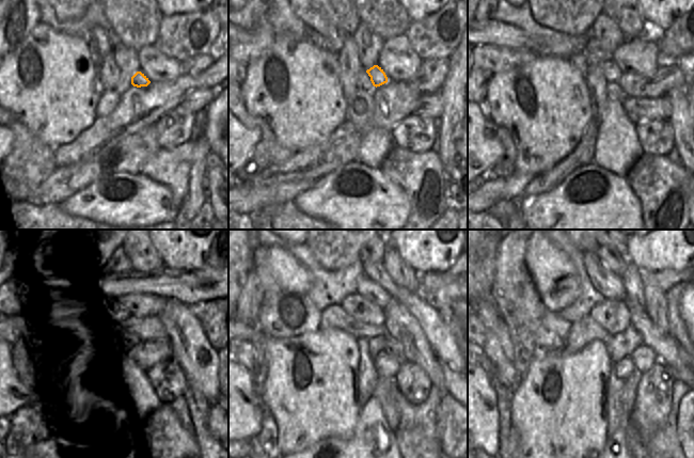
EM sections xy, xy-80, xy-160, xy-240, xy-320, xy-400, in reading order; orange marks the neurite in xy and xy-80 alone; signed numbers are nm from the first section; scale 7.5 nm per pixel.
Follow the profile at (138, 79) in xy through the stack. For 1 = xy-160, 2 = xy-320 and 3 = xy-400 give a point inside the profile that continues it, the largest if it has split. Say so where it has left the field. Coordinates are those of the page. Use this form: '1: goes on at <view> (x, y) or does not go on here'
1: goes on at xy-160 (593, 51)
2: goes on at xy-320 (359, 308)
3: goes on at xy-400 (612, 315)

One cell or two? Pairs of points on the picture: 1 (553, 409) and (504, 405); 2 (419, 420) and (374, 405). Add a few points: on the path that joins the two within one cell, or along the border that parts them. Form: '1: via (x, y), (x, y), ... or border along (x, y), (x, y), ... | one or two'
1: border along (510, 396), (510, 417), (516, 430) | two
2: border along (373, 396), (380, 404), (384, 420), (391, 430) | two

